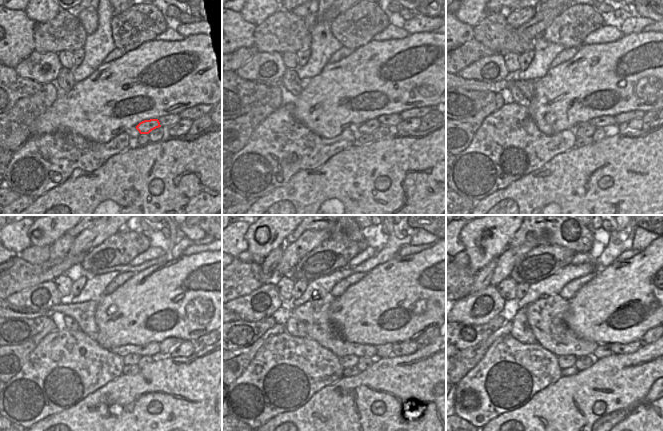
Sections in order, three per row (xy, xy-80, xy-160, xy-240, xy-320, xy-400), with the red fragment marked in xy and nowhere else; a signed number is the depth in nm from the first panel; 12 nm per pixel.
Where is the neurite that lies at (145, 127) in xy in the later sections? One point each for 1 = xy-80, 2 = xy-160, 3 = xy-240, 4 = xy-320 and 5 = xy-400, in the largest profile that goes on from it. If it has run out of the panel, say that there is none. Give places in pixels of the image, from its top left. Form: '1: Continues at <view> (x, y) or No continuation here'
1: Continues at xy-80 (370, 126)
2: Continues at xy-160 (585, 131)
3: Continues at xy-240 (130, 358)
4: Continues at xy-320 (349, 360)
5: Continues at xy-400 (565, 361)

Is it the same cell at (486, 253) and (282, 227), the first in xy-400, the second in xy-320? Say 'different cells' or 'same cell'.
same cell

